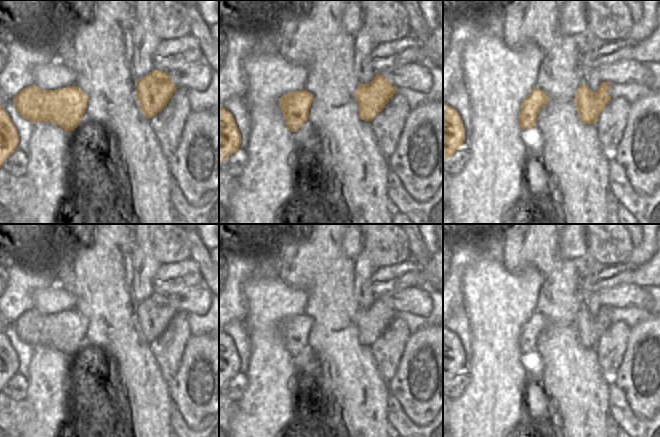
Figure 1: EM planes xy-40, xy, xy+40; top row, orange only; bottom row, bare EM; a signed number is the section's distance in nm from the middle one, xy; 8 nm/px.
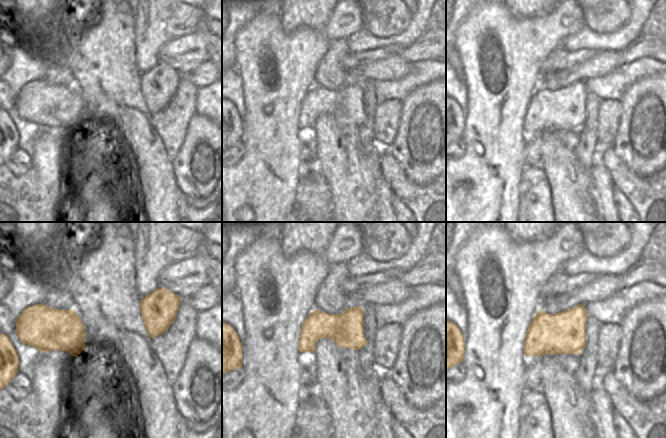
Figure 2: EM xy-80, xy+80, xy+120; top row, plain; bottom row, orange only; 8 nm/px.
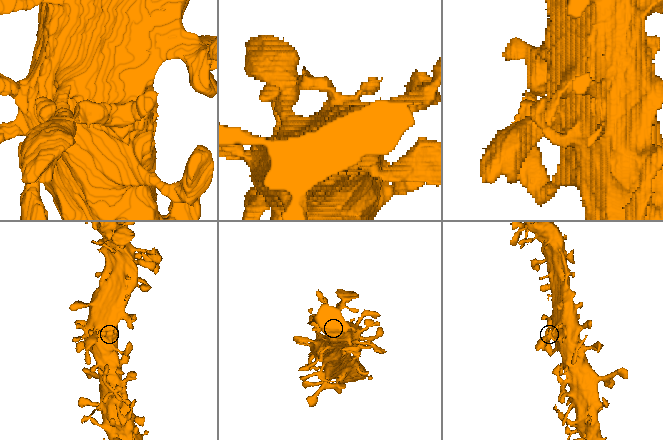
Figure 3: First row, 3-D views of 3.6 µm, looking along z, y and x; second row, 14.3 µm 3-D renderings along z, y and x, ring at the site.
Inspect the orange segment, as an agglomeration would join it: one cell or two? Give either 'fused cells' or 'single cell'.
single cell

